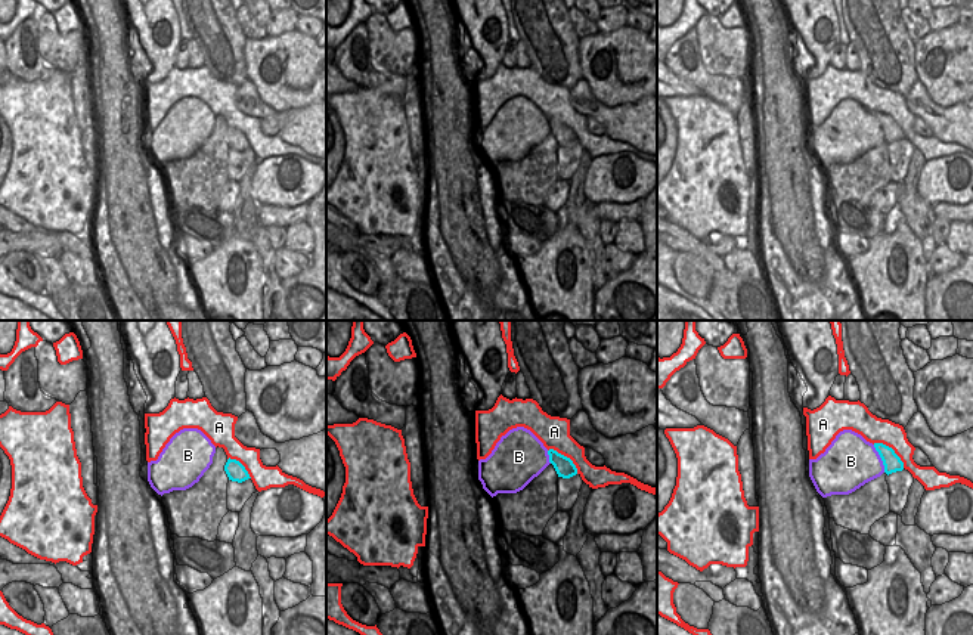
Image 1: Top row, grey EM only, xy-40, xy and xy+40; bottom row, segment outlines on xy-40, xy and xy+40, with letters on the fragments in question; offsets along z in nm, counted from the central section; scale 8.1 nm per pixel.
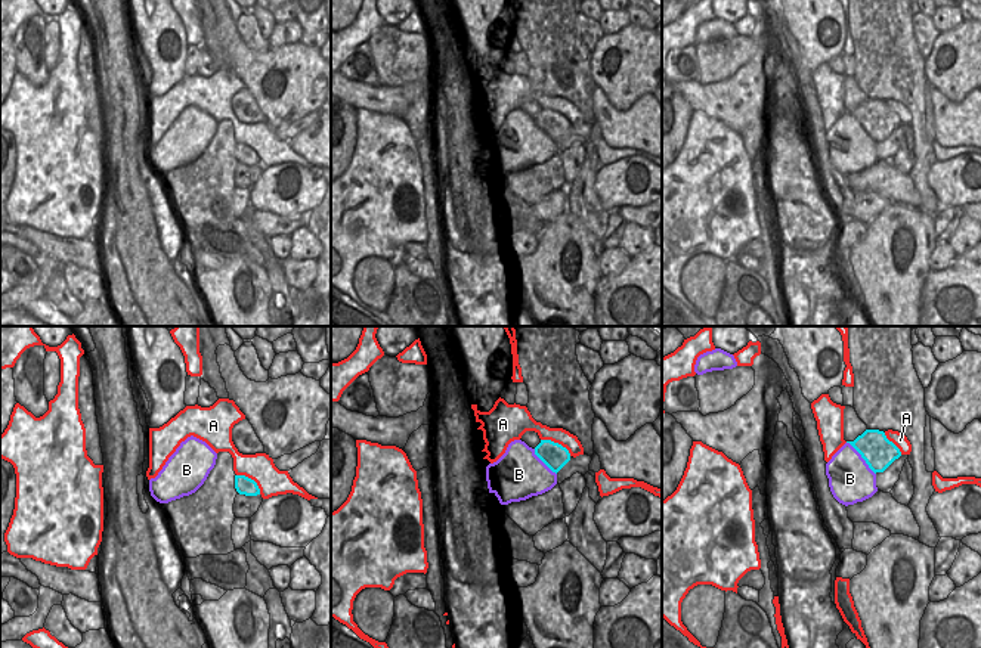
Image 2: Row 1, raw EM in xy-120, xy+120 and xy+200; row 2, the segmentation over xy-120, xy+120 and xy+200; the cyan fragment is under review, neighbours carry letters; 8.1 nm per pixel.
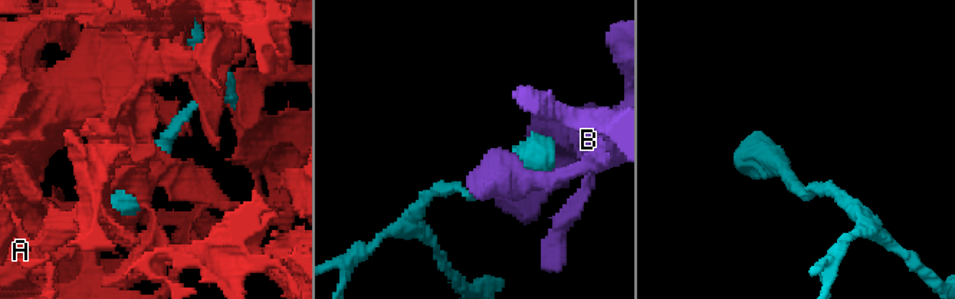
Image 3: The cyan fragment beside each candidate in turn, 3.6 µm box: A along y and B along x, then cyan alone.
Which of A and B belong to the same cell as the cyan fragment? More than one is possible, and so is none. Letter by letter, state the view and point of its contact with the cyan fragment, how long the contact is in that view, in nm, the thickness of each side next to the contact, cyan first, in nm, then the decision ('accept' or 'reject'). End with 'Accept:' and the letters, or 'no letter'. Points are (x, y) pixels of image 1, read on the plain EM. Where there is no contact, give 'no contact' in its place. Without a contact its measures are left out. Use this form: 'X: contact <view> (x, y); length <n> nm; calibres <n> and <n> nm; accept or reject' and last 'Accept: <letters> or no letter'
A: contact xy+40 (892, 118); length 320 nm; calibres 150 and 220 nm; reject
B: contact xy+40 (880, 126); length 240 nm; calibres 150 and 420 nm; reject
Accept: no letter

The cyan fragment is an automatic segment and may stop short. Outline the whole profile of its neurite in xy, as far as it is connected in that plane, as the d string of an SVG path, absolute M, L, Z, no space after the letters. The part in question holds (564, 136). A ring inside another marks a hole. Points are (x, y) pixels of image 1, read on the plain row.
M554 118L548 120L549 131L554 134L558 146L570 148L577 143L577 137L573 130Z

